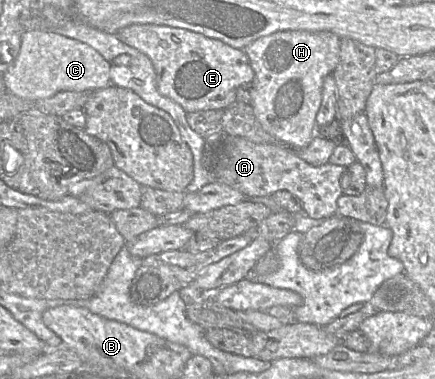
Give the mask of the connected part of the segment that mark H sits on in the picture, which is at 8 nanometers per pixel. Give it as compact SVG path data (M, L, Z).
M279 31L258 38L243 49L255 73L251 103L254 115L262 128L278 143L300 150L316 136L316 115L322 101L324 79L333 73L339 63L340 42L341 38L330 31Z

